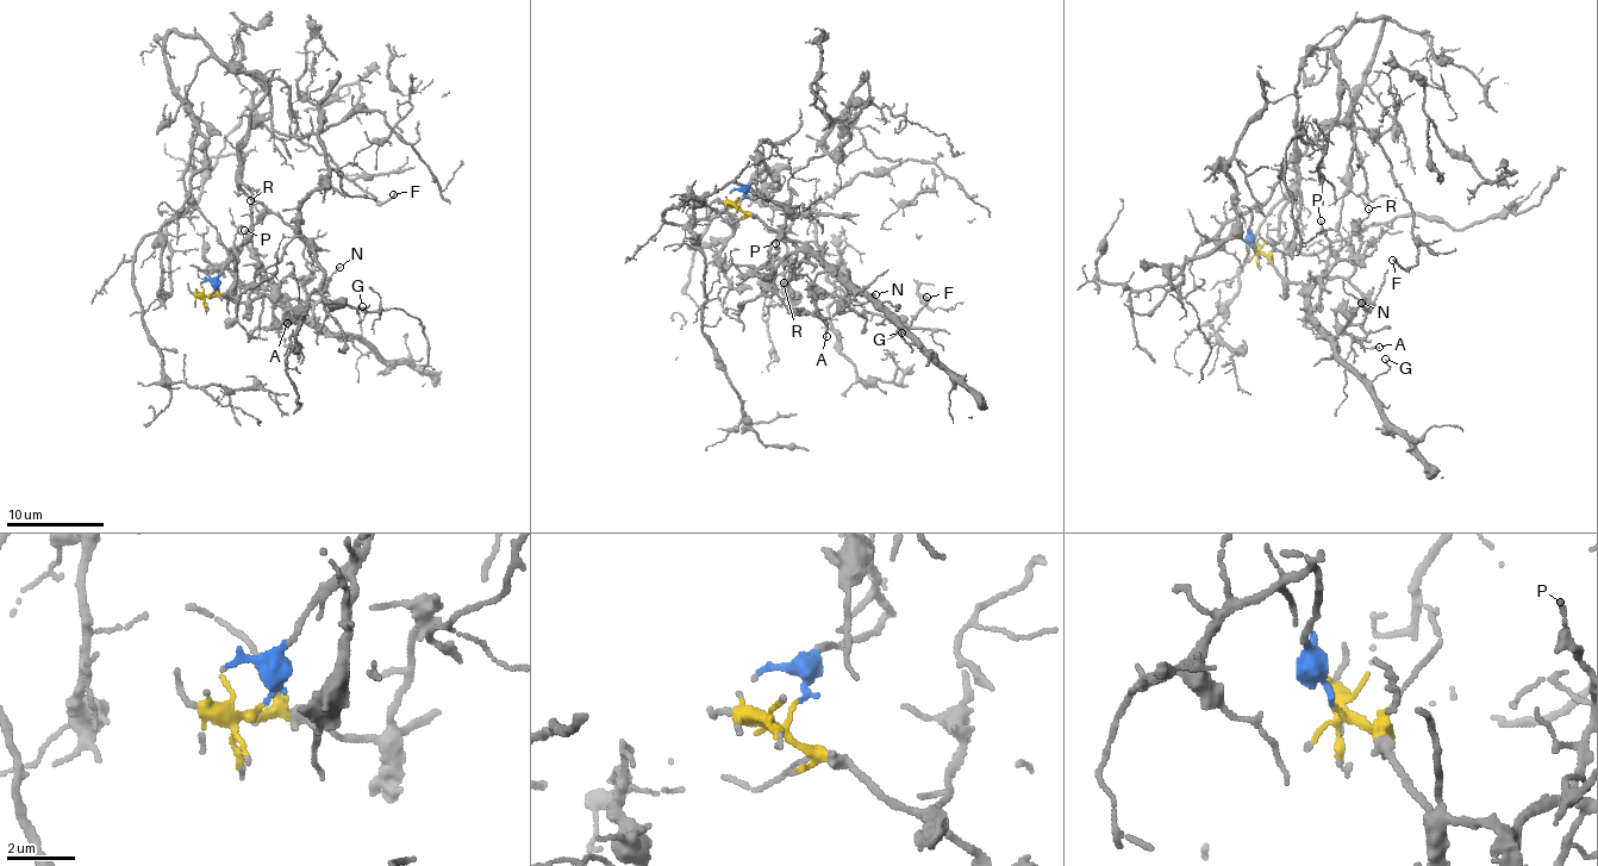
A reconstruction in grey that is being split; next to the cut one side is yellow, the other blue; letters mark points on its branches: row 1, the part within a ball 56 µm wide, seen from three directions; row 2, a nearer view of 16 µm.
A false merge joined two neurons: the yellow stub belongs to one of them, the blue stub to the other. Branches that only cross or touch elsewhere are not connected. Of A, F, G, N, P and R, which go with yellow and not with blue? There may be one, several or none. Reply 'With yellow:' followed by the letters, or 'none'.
With yellow: A, G, N, P, R

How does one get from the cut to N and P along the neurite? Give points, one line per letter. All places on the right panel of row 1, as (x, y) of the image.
N: (1255, 249), (1263, 253), (1281, 280), (1299, 284), (1303, 301), (1334, 336), (1347, 323), (1347, 316), (1362, 303)
P: (1255, 249), (1266, 254), (1281, 279), (1308, 285), (1318, 276), (1330, 255), (1330, 240), (1323, 234), (1321, 219)

